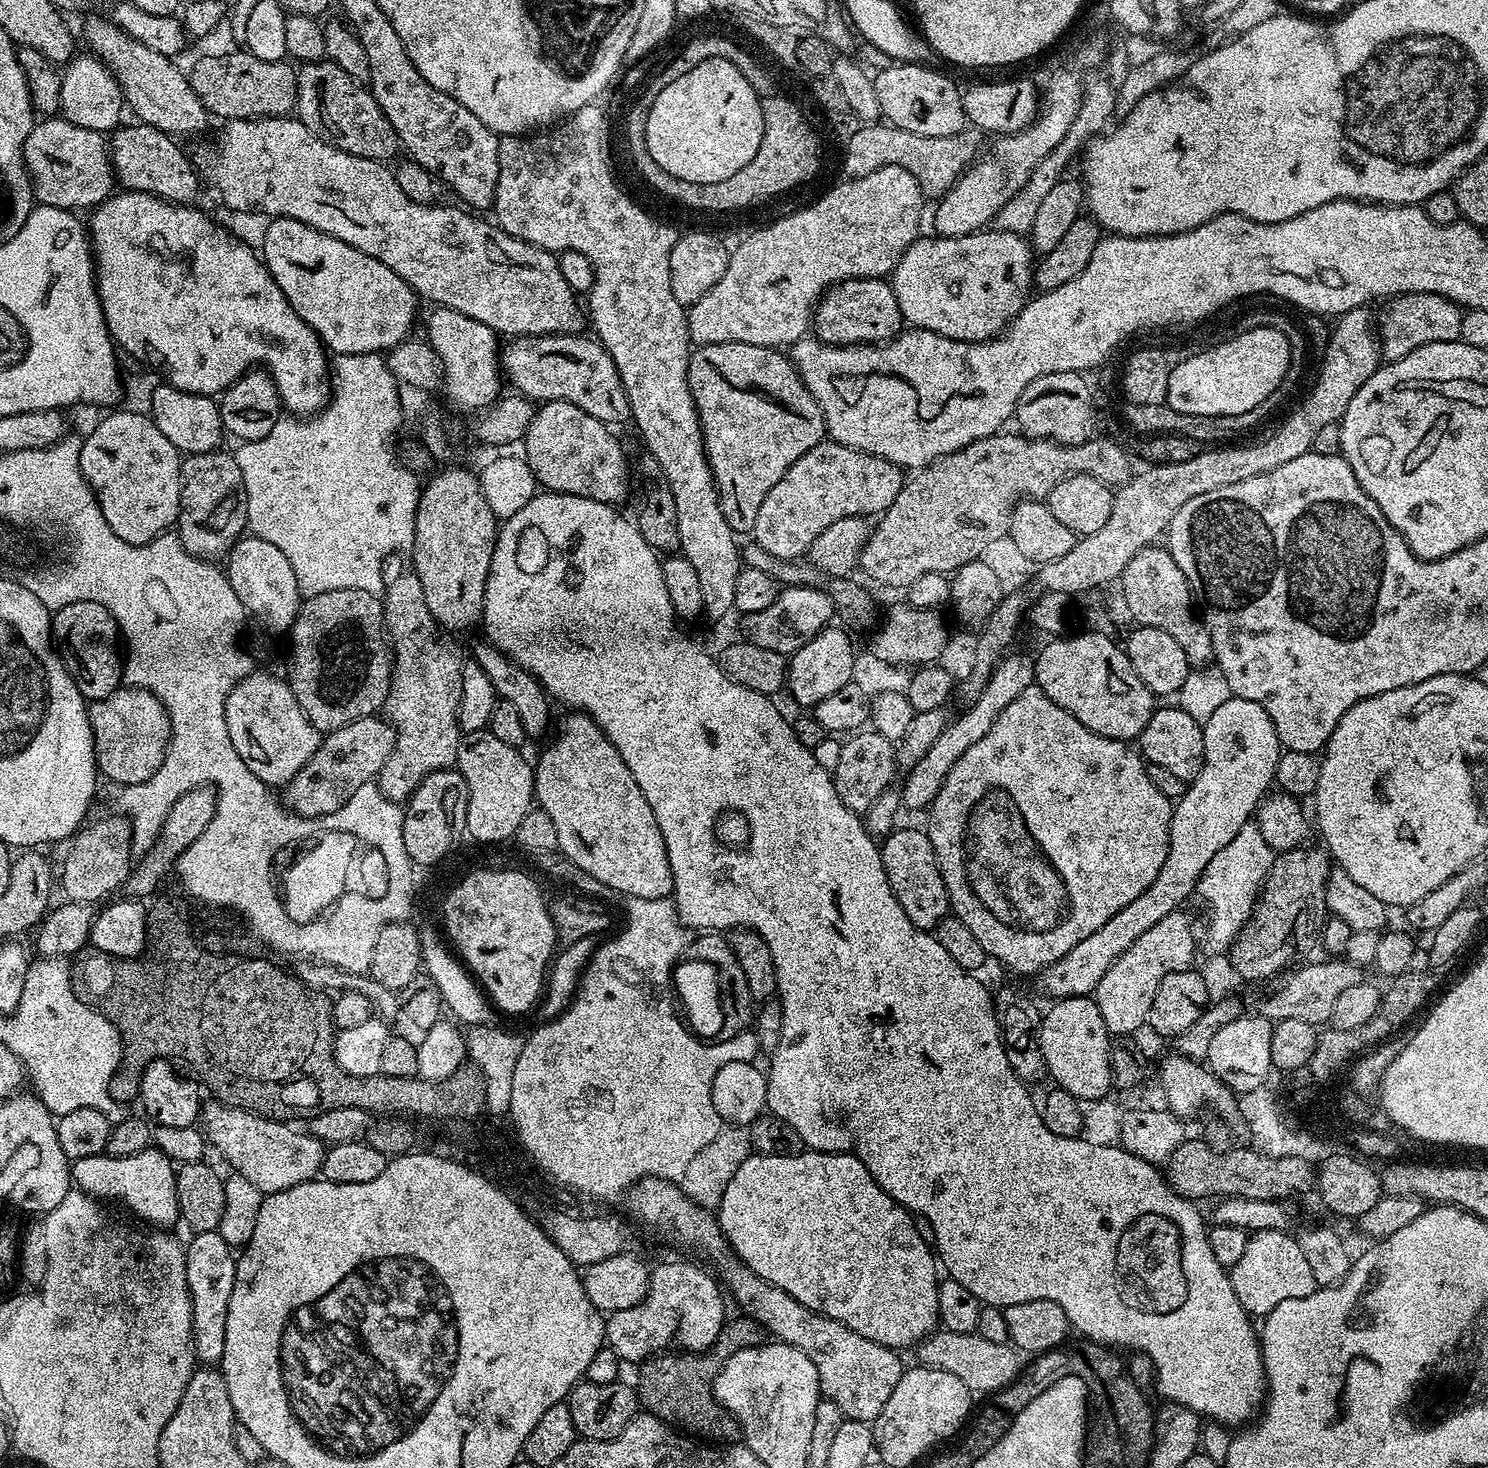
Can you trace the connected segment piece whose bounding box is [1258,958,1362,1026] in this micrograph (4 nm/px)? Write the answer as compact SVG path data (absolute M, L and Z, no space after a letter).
M1342 958L1325 959L1325 964L1308 964L1300 968L1273 996L1264 1000L1264 1005L1258 1008L1259 1015L1275 1022L1286 1018L1299 1018L1302 1022L1310 1022L1324 1026L1332 1019L1334 1002L1339 995L1350 986L1358 986L1362 982L1361 969Z

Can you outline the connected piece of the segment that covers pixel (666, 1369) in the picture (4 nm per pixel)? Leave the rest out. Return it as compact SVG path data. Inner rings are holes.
M740 1314L737 1317L737 1320L729 1319L725 1323L720 1339L709 1351L697 1354L669 1350L649 1356L639 1365L638 1400L647 1415L657 1416L663 1424L669 1424L700 1442L736 1442L741 1439L738 1422L718 1403L712 1383L724 1361L738 1350L765 1343L766 1333L764 1327L749 1316Z

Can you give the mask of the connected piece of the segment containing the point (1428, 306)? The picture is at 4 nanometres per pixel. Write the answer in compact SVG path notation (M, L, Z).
M1406 292L1403 296L1394 296L1378 316L1378 352L1385 361L1406 358L1414 350L1434 342L1460 340L1460 327L1464 312L1461 305L1439 296L1437 292Z

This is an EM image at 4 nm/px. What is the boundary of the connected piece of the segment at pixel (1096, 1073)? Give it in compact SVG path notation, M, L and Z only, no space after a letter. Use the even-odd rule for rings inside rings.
M1071 996L1065 1000L1055 1001L1053 1008L1038 1024L1038 1039L1047 1075L1052 1076L1051 1083L1057 1088L1074 1094L1077 1100L1102 1099L1109 1095L1108 1088L1113 1087L1112 1067L1110 1066L1110 1049L1112 1040L1106 1030L1106 1022L1102 1022L1102 1014L1098 1010L1092 996Z

